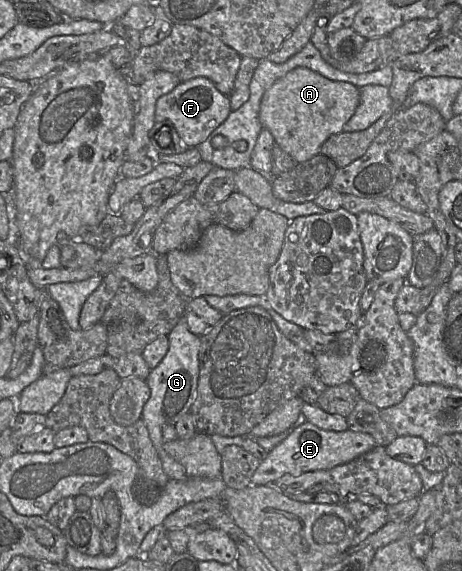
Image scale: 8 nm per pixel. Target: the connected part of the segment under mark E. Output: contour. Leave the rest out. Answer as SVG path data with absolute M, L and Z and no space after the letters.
M307 421L294 428L282 442L267 453L254 472L251 485L273 485L284 475L300 475L309 471L331 469L352 461L375 446L377 444L370 434L348 429L324 430Z

